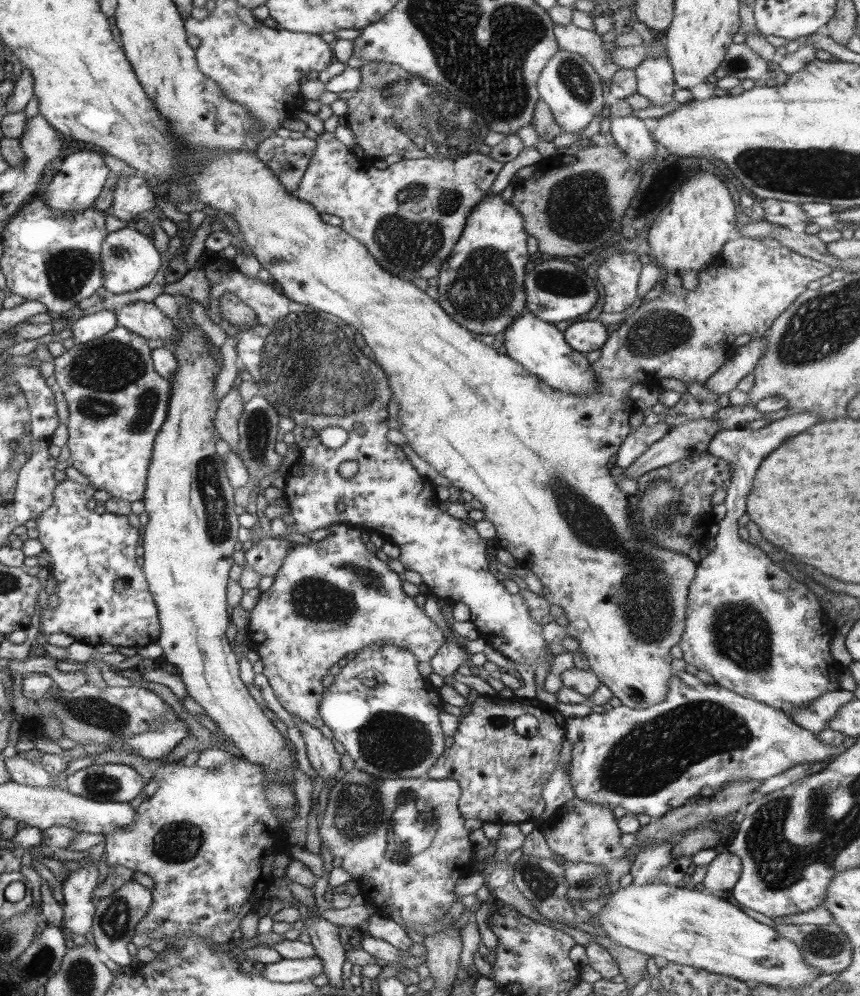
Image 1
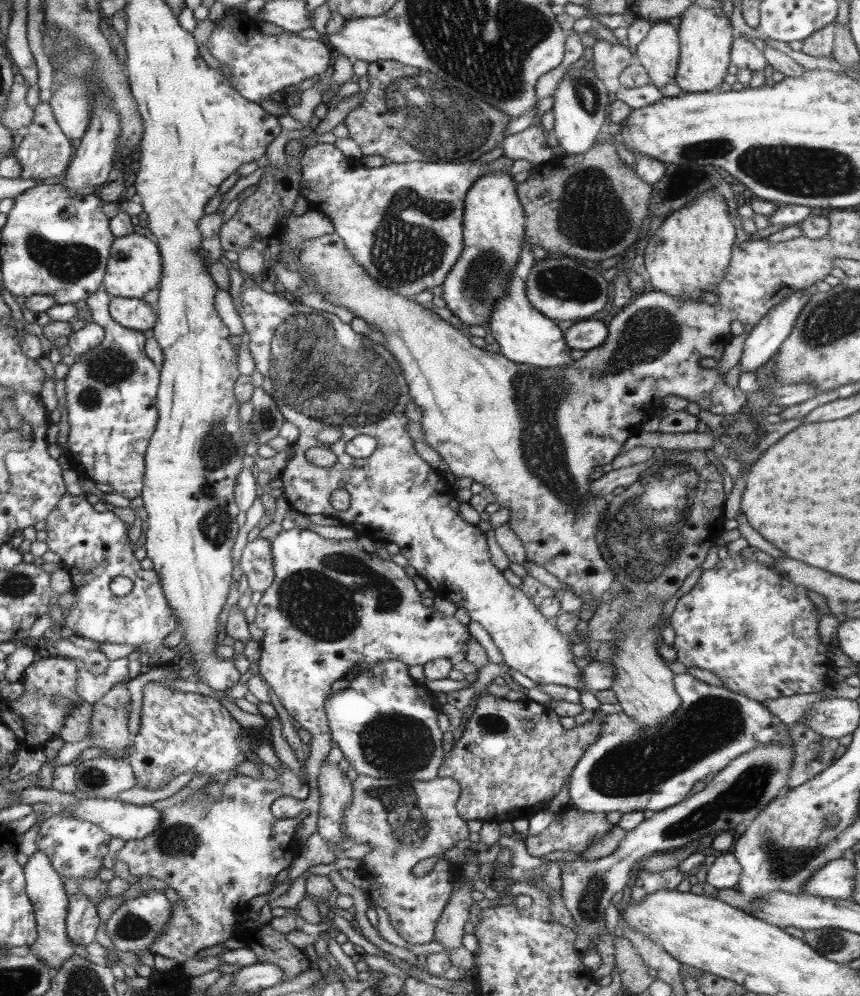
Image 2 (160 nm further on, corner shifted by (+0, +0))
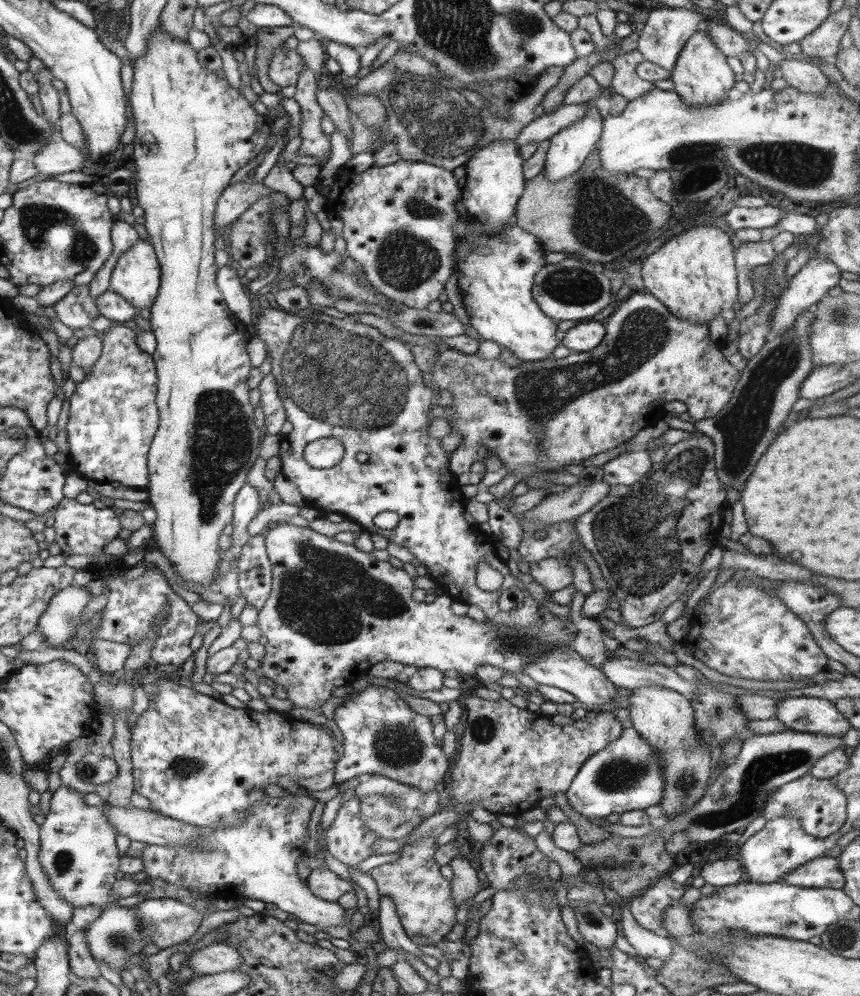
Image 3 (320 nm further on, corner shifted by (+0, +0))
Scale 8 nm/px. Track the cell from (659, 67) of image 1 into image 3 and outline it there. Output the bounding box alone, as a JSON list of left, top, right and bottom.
[635,6,706,70]

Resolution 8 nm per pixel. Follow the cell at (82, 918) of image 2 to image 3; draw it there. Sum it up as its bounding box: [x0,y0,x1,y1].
[67,927,101,979]

